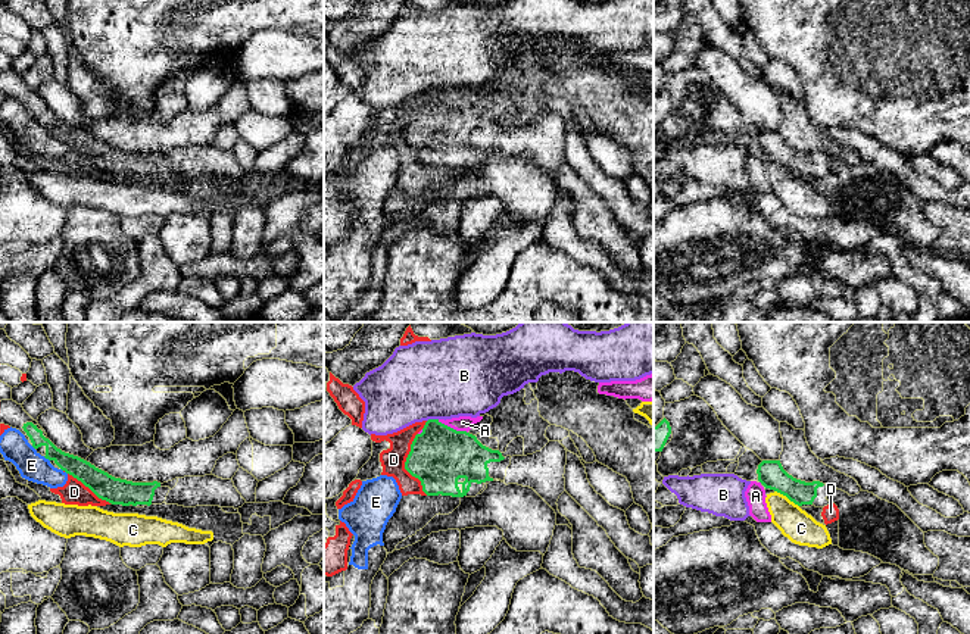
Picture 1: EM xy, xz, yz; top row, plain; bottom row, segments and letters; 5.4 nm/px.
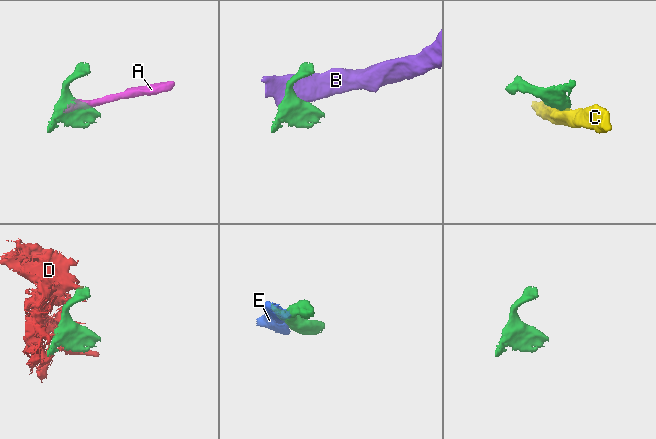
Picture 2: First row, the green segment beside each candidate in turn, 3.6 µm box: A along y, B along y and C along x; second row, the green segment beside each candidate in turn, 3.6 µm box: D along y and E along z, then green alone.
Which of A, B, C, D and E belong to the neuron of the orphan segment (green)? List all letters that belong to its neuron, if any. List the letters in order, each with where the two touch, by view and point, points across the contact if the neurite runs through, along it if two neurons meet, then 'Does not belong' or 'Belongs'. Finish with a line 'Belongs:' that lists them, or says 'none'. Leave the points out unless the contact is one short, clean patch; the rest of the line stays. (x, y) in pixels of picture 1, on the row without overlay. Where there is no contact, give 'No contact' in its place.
A: Touches green at xz (452, 99). Boundary: xz (437, 90), (467, 103). Does not belong
B: Touches green at xz (432, 90). Boundary: xz (437, 88), (427, 91). Does not belong
C: Touches green at yz (786, 166). Boundary: yz (774, 161), (798, 177). Does not belong
D: Touches green at xz (405, 136). Does not belong
E: Touches green at xy (46, 128). Does not belong
Belongs: none

